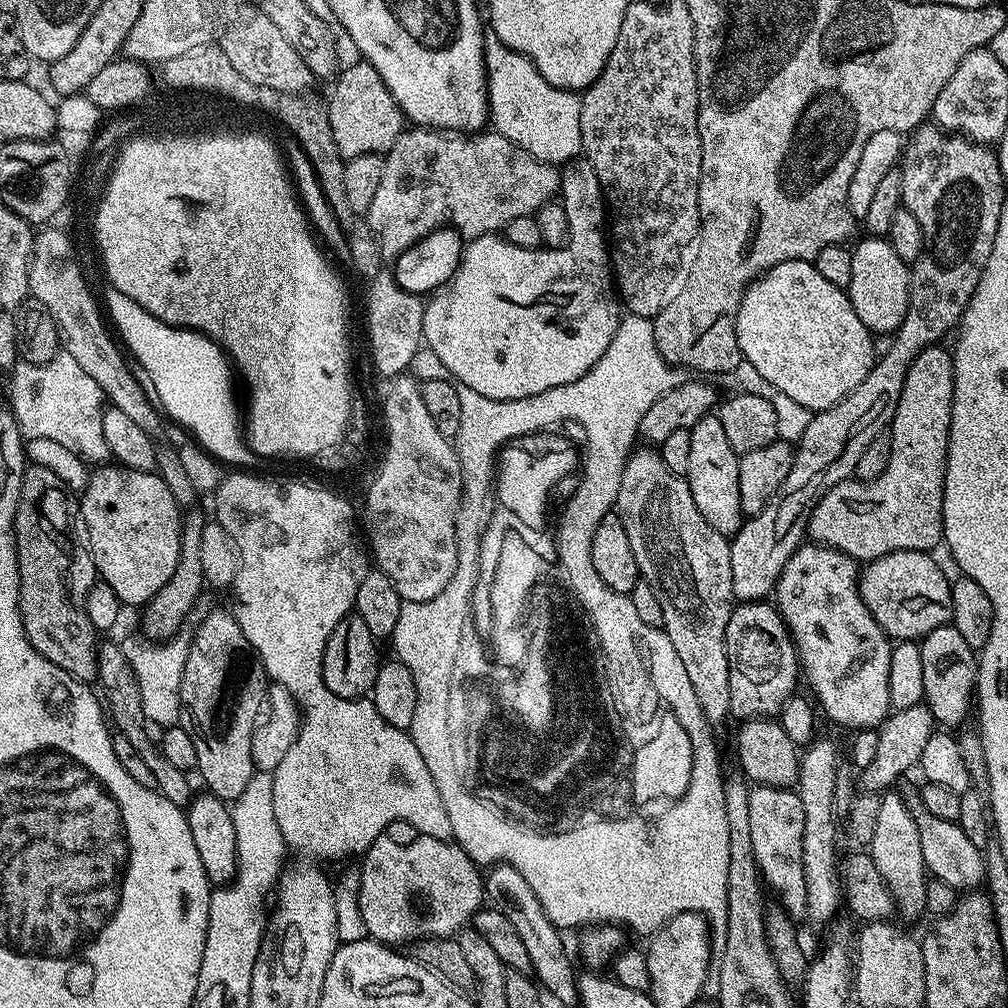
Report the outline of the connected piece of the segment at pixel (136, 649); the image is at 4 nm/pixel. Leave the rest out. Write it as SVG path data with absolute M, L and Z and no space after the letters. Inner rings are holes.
M177 634L171 638L161 639L159 642L153 642L148 638L139 639L123 641L122 647L138 678L144 719L153 720L165 726L175 725L179 721L176 719L181 719L182 716L180 687L188 657L189 637Z

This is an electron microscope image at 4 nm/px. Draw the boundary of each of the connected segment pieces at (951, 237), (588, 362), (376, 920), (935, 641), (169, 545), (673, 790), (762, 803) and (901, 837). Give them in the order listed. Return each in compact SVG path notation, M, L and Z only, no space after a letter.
M925 122L907 137L902 148L900 174L900 203L922 226L924 247L927 255L932 255L932 264L916 262L911 265L910 279L912 289L908 299L906 318L902 326L894 333L893 345L888 354L876 357L870 374L862 378L858 386L846 398L824 412L817 412L812 417L806 434L795 445L790 474L786 482L778 486L764 508L756 516L750 516L741 524L736 535L730 540L730 578L732 594L740 602L764 602L776 591L776 583L786 566L786 562L805 543L808 519L812 507L825 496L838 482L849 479L862 458L862 450L874 442L891 425L898 398L902 398L902 382L906 382L906 370L922 354L922 350L939 345L948 331L955 329L964 316L966 306L982 278L982 270L988 265L990 254L994 250L994 234L998 234L998 222L1002 206L1006 202L1004 184L1006 178L1000 172L999 155L991 147L967 140L964 136L949 134L932 122Z
M577 158L562 168L560 177L559 195L563 197L562 203L566 210L566 222L568 223L568 242L562 248L519 248L505 240L503 235L489 234L469 239L463 245L463 256L452 279L449 280L443 290L437 291L424 305L424 339L423 343L450 370L452 380L470 386L470 390L478 390L486 398L495 400L517 400L518 398L530 398L534 394L542 394L554 386L566 386L578 378L582 378L606 354L614 334L618 330L622 319L622 304L618 299L617 289L614 287L614 272L610 267L610 244L606 239L606 193L600 186L600 179L587 159Z
M417 835L410 846L397 846L395 842L390 842L388 836L379 836L364 851L359 864L358 906L362 910L362 922L366 922L366 930L371 939L389 946L412 946L421 940L455 937L480 911L486 900L481 869L452 840Z
M951 623L942 625L938 630L930 630L930 634L926 634L919 641L919 645L922 654L923 703L927 705L937 725L956 730L967 718L968 711L971 708L973 711L974 708L977 653L970 646L966 646L962 634L958 634L958 630Z
M108 462L89 475L88 484L79 500L78 516L97 577L108 584L114 594L118 594L121 605L147 604L154 594L158 594L158 590L162 590L162 586L166 586L166 582L170 582L180 561L182 509L176 504L173 494L170 494L166 482L155 471L143 472Z
M666 712L654 736L633 751L631 781L637 803L652 800L677 800L688 789L693 770L693 746L677 716Z
M756 786L749 791L750 839L763 883L780 899L779 907L792 918L807 917L806 870L802 864L802 836L806 827L800 796L792 788Z
M888 790L880 796L878 823L870 845L870 855L878 874L888 883L895 911L904 920L916 920L926 912L926 869L922 858L922 842L918 839L918 826L912 817L912 808L896 790Z

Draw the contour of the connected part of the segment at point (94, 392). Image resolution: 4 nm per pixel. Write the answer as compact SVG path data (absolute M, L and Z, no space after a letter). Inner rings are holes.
M57 351L56 356L44 364L17 363L11 369L10 375L12 375L10 407L20 427L21 437L25 441L51 438L52 441L66 446L70 454L82 458L92 466L103 465L109 459L106 438L102 434L102 418L106 407L104 391L100 389L98 382L94 382L94 378L90 378L90 374L86 374L86 370L82 370L82 366L78 366L78 362L74 362L74 358L70 358L68 352Z

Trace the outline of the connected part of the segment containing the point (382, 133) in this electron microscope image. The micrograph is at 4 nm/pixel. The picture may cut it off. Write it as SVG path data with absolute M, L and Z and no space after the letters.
M363 58L357 61L357 64L350 65L345 72L343 69L335 77L336 89L333 90L332 97L327 97L326 100L330 130L334 130L334 142L338 142L338 154L342 154L345 161L358 158L359 155L387 154L390 146L394 146L394 142L406 128L404 111L400 109L398 102L394 102L390 90L386 90L386 82L382 82L378 70L374 70L374 66L370 66Z

